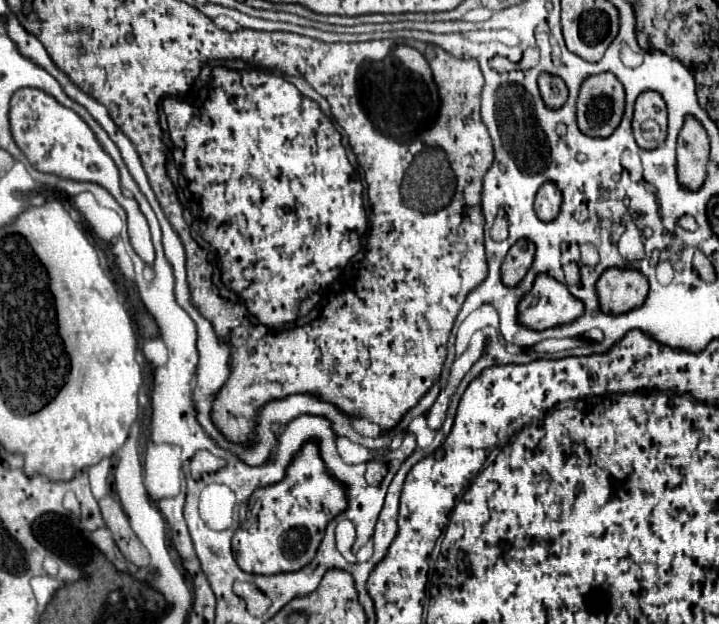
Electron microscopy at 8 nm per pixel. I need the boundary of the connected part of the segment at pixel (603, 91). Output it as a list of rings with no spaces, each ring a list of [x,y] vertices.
[[[613,73],[591,75],[577,97],[577,123],[585,135],[609,137],[621,123],[625,91]]]

